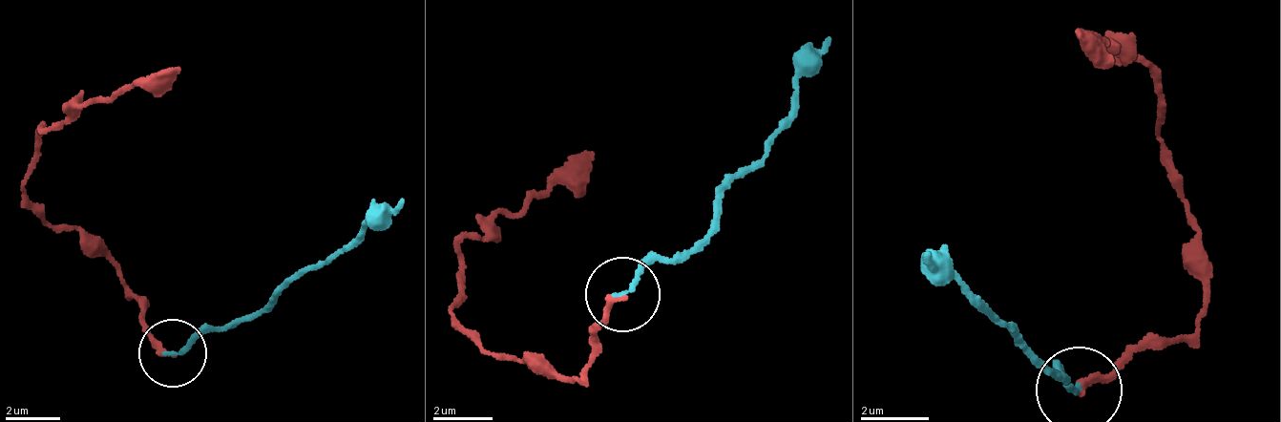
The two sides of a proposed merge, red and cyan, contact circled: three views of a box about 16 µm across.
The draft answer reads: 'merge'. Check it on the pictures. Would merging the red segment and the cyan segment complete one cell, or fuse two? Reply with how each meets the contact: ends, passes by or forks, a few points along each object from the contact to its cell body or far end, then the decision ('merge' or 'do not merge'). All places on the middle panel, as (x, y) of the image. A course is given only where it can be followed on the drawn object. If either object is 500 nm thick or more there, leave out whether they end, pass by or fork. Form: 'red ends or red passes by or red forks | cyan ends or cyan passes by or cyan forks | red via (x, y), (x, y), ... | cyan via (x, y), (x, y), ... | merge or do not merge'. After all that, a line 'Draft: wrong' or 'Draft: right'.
red ends | cyan ends | red via (620, 296), (598, 327), (596, 362), (572, 381), (498, 359), (454, 316), (467, 237), (523, 215), (591, 154) | cyan via (620, 296), (648, 264), (690, 253), (830, 34) | merge
Draft: right

